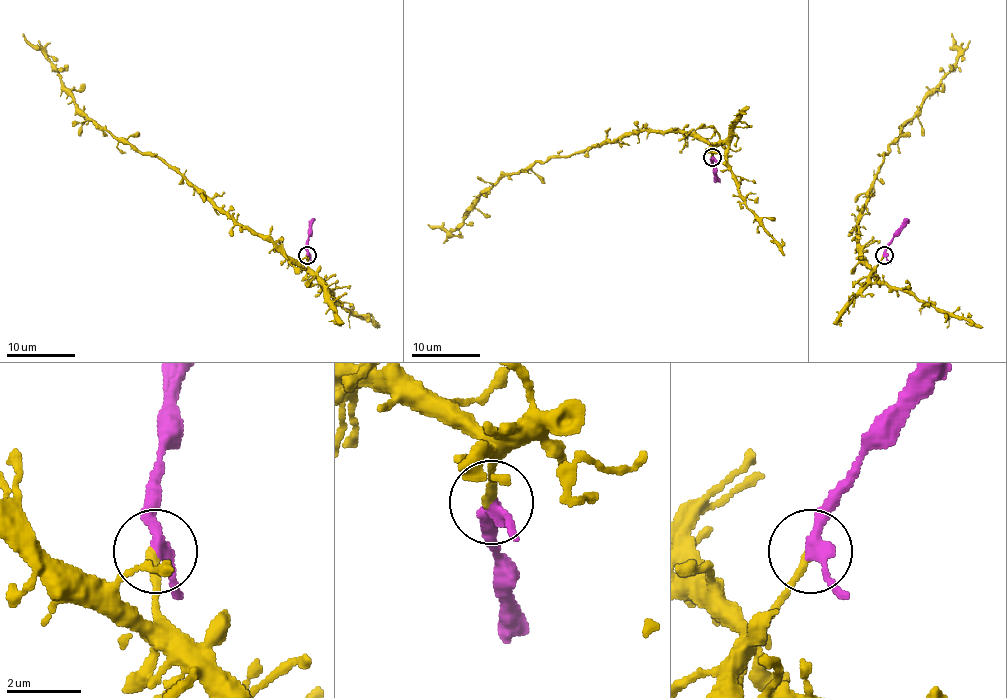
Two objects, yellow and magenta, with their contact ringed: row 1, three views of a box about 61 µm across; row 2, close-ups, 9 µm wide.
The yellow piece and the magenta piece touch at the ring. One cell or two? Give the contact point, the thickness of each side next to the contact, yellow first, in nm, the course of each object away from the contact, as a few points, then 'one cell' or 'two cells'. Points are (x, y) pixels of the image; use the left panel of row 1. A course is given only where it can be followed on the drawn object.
place (307, 255); calibres 240 and 320 nm; course yellow (307, 254), (307, 268), (266, 237), (220, 213), (160, 159), (143, 155), (100, 130), (22, 33); course magenta (307, 254), (308, 227), (315, 218); two cells

